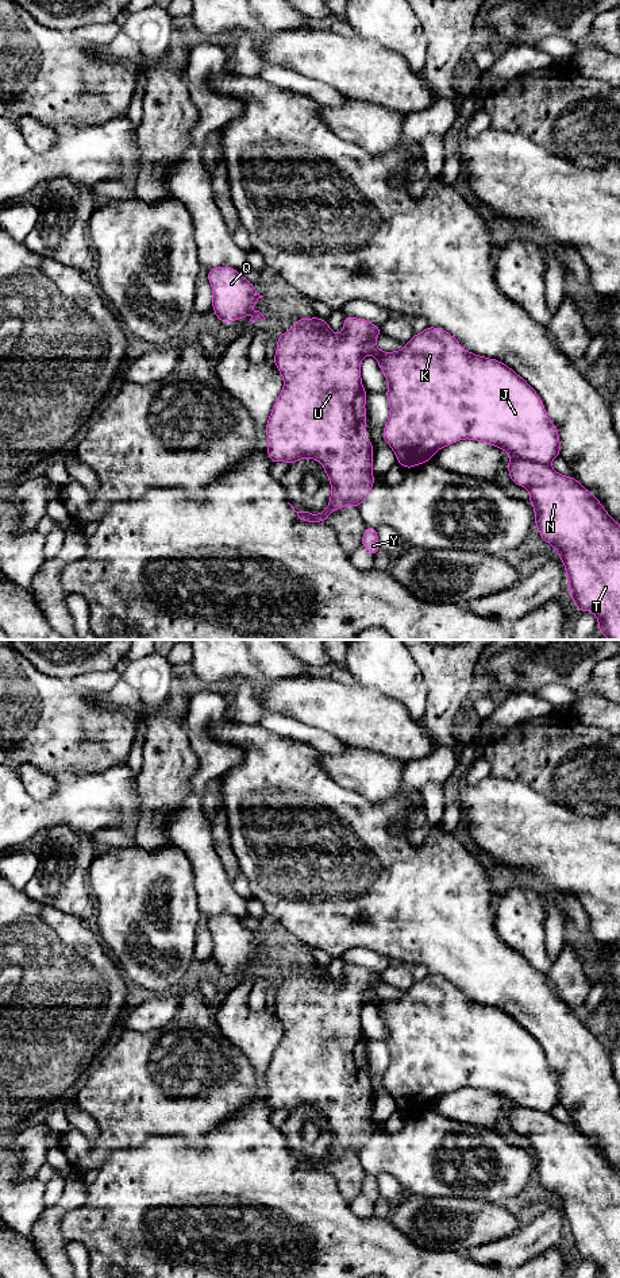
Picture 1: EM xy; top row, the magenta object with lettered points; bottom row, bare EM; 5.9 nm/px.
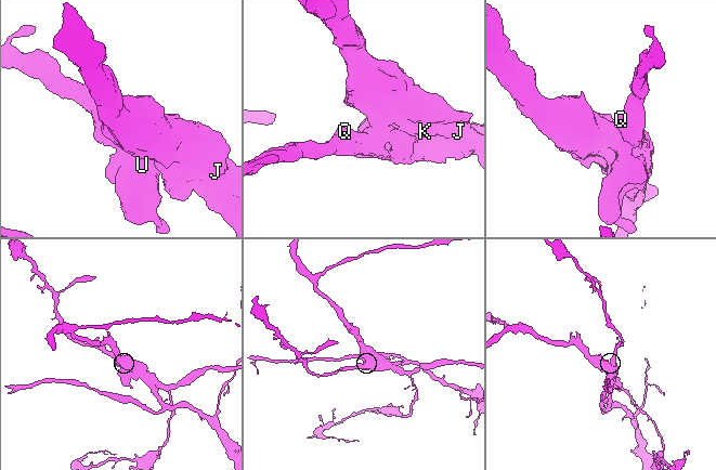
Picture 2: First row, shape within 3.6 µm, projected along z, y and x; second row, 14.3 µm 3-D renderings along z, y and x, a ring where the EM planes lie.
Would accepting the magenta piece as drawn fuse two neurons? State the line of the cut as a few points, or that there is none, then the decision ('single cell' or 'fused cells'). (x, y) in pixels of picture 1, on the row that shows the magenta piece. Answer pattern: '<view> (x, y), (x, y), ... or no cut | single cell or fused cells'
xy (512, 454), (549, 464) | fused cells

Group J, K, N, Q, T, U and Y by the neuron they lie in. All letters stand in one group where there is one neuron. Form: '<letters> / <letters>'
J K / N Q T U Y

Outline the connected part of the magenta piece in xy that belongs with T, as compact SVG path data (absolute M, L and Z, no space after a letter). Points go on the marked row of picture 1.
M512 455L508 474L512 483L529 491L535 526L563 561L577 610L592 611L598 621L597 629L609 640L620 640L620 524L575 478L561 475L550 464Z

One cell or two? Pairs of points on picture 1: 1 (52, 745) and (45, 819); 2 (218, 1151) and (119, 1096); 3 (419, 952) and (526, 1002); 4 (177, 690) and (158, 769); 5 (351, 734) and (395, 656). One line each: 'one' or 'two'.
1: two
2: two
3: one
4: one
5: two

